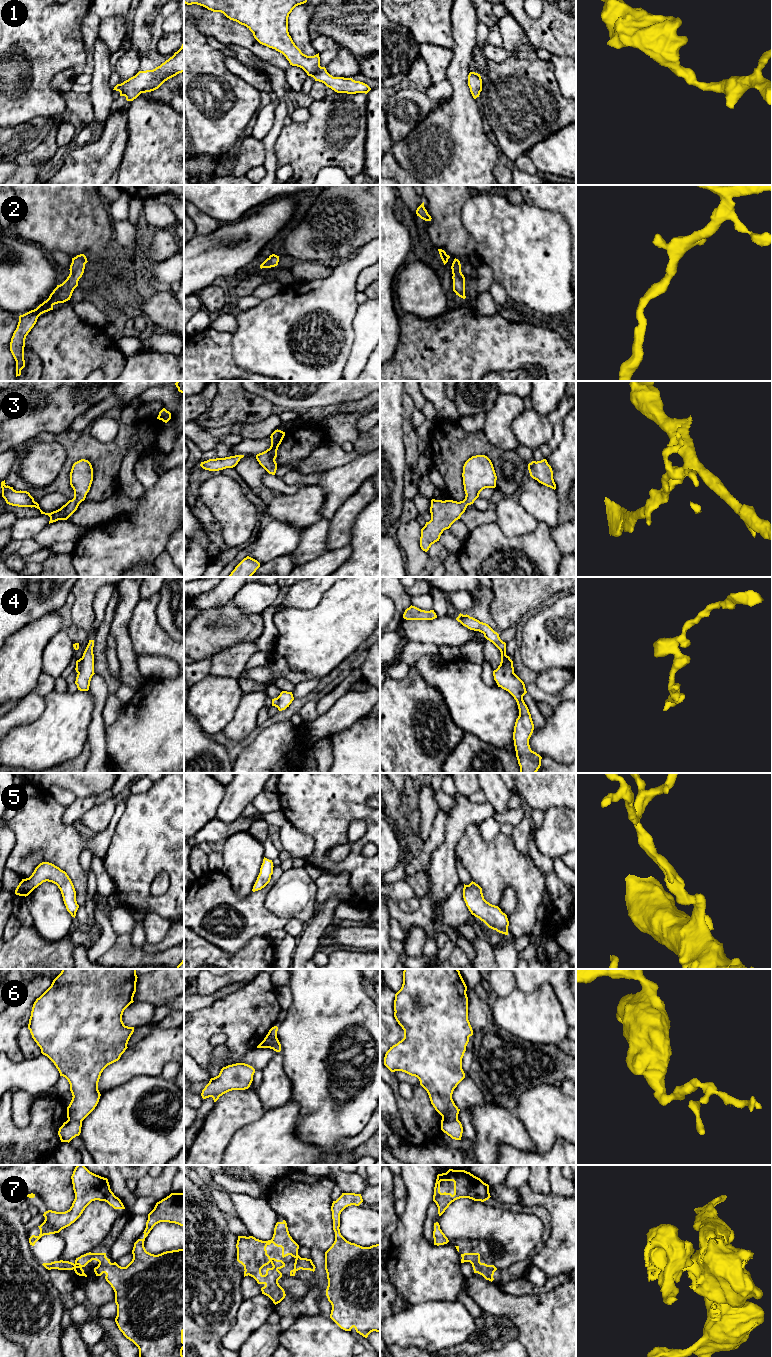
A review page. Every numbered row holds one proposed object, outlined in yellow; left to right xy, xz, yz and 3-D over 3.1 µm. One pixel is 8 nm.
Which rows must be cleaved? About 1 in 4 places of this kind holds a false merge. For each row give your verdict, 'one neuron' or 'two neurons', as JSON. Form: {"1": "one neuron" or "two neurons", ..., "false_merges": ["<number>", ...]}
{"1": "one neuron", "2": "one neuron", "3": "one neuron", "4": "two neurons", "5": "one neuron", "6": "two neurons", "7": "one neuron", "false_merges": ["4", "6"]}

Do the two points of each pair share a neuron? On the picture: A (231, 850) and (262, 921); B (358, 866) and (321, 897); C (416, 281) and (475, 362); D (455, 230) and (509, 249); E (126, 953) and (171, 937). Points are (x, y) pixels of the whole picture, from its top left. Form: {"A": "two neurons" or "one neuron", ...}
{"A": "two neurons", "B": "two neurons", "C": "two neurons", "D": "two neurons", "E": "two neurons"}

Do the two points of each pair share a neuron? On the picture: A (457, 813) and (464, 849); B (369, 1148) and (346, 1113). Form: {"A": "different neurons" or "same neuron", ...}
{"A": "different neurons", "B": "different neurons"}

